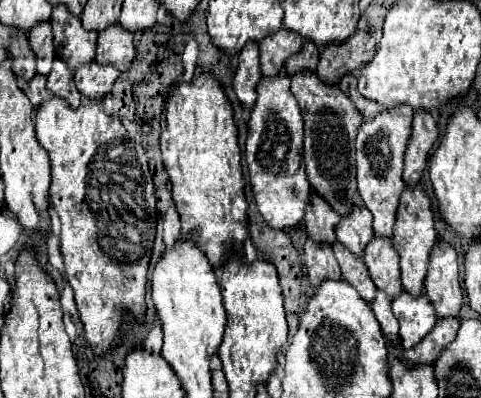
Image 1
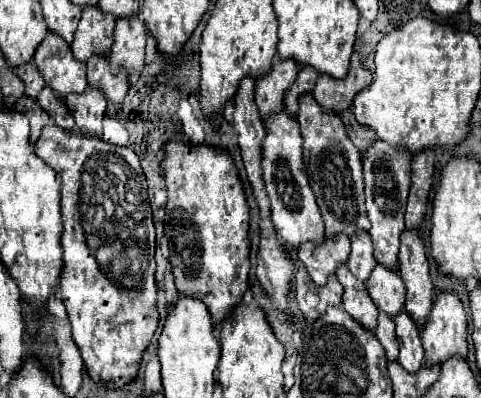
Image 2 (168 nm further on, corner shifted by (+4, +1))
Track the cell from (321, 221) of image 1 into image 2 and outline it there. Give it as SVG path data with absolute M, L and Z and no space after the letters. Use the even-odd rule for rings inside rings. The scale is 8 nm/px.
M337 236L337 238L327 238L323 244L303 244L299 246L299 260L307 268L311 280L319 286L325 286L329 276L337 272L341 264L347 262L349 258L349 248L351 242L347 236Z

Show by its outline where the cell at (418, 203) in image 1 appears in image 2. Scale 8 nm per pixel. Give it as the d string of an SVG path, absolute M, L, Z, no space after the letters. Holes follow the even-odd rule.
M405 230L401 234L399 250L399 276L407 288L405 312L421 328L429 308L433 306L433 282L429 276L429 262L425 258L425 244L417 230Z

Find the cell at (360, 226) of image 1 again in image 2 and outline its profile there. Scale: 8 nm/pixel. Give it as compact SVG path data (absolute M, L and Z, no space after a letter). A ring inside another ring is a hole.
M359 232L357 236L351 238L351 256L349 256L347 268L357 280L367 282L375 266L377 266L377 260L373 258L371 236L367 232Z

